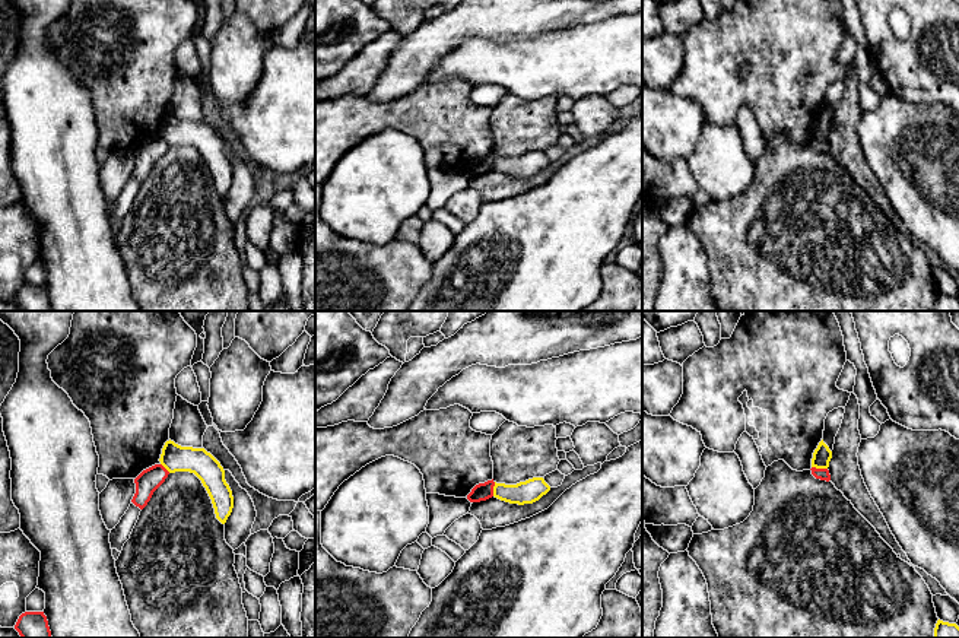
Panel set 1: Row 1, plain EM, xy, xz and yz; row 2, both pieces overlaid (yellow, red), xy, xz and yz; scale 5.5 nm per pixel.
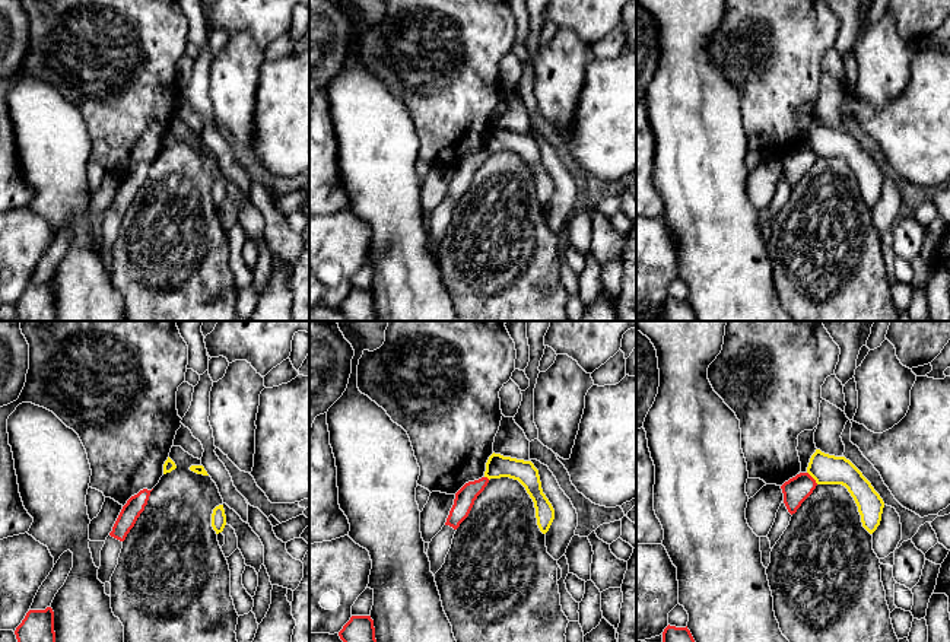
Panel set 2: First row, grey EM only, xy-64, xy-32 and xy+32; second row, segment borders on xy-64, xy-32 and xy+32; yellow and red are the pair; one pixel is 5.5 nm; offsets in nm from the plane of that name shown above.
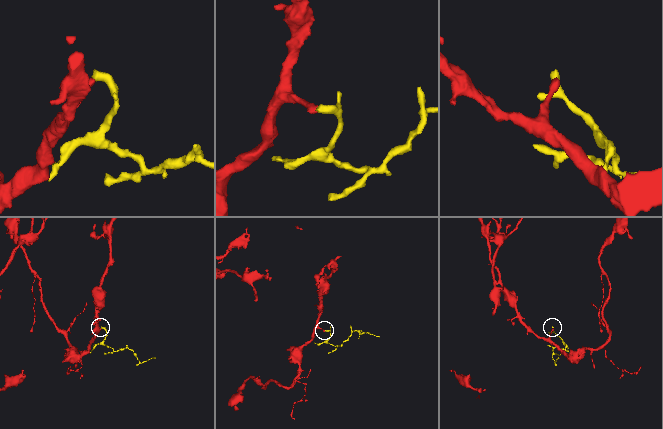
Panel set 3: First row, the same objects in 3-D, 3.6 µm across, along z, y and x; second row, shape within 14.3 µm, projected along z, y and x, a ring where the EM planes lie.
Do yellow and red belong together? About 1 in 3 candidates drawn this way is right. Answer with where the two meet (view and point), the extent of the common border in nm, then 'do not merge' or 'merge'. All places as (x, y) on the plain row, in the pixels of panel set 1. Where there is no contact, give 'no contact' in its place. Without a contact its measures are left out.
yz (819, 140) | 90 nm | do not merge

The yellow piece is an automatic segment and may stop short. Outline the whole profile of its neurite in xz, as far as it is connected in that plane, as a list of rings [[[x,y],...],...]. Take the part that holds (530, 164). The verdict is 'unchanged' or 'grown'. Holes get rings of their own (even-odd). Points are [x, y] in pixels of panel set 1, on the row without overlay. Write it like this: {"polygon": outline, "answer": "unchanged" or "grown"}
{"polygon": [[[533,150],[517,158],[496,156],[493,169],[509,177],[533,177],[550,164],[543,150]]], "answer": "unchanged"}

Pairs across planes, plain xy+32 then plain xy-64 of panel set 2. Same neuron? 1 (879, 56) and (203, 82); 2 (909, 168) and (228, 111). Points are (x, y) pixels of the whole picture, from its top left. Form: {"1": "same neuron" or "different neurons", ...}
{"1": "different neurons", "2": "different neurons"}

